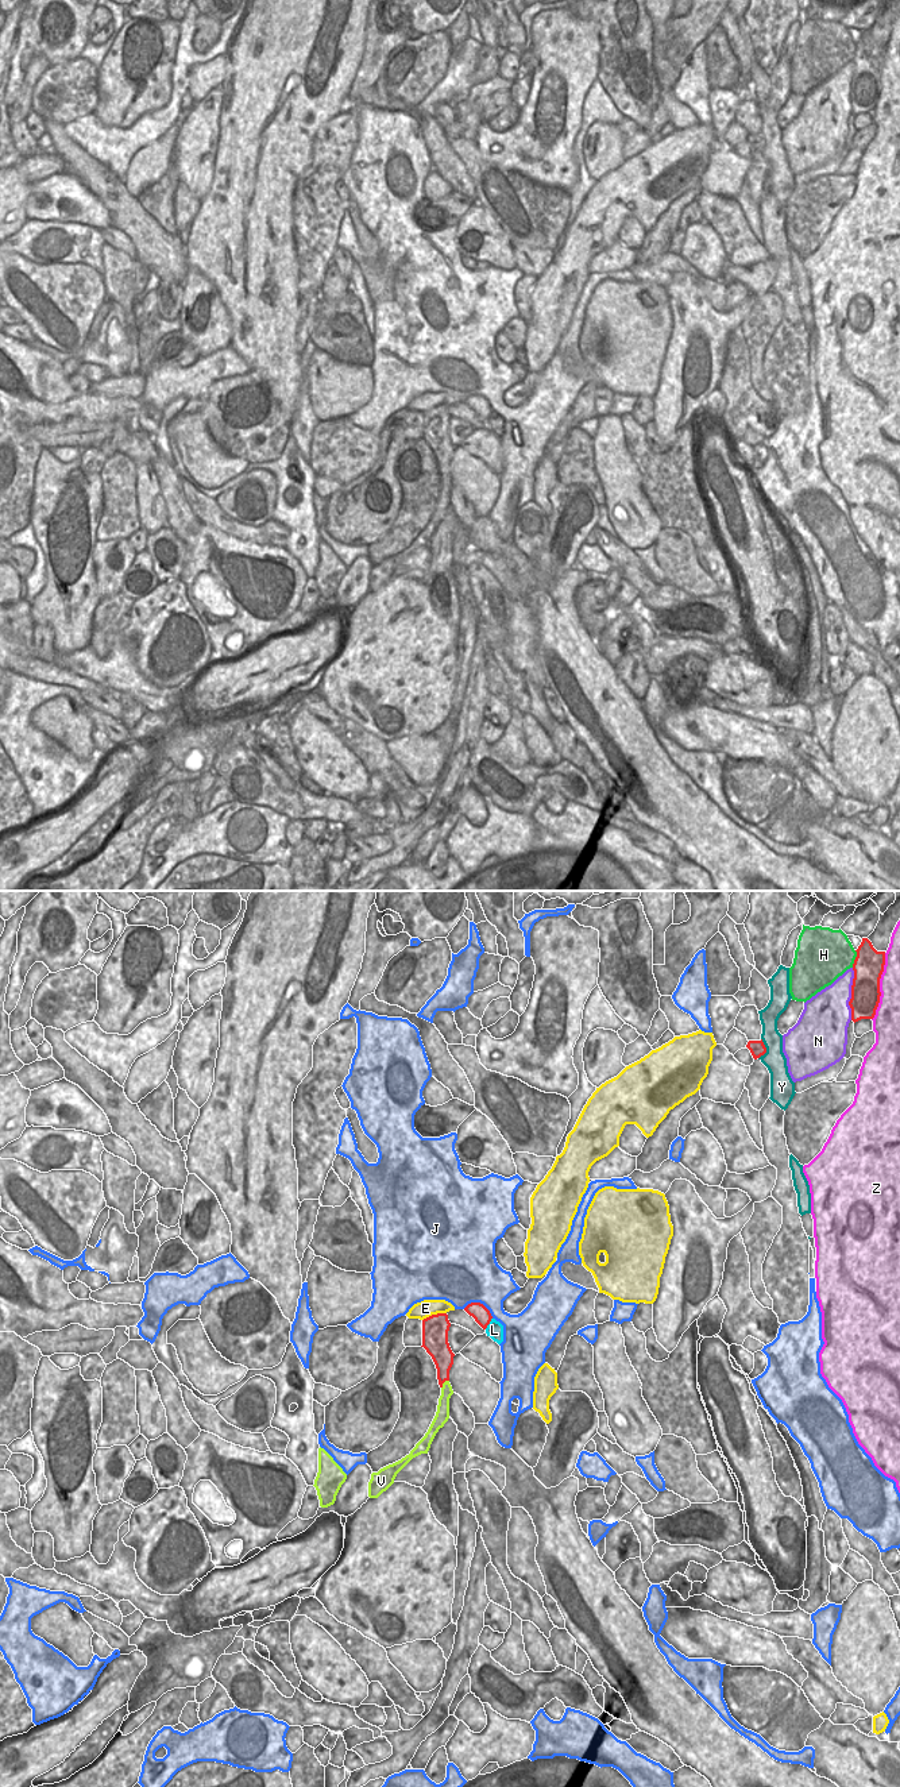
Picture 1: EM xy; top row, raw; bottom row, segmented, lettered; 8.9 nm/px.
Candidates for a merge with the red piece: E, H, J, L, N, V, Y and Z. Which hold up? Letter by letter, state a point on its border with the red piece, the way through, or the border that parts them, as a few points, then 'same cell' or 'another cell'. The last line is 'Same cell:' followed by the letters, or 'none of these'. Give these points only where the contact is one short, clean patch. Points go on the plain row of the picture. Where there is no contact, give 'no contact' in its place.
E: contact xy (433, 408); another cell
H: contact xy (856, 51); another cell
J: contact xy (479, 396); another cell
L: contact xy (489, 416); another cell
N: contact xy (852, 87); another cell
V: contact xy (443, 475); way xy (443, 450), (443, 475), (443, 501); same cell
Y: contact xy (765, 142); border xy (761, 131), (765, 145), (758, 151); another cell
Z: contact xy (879, 80); another cell
Same cell: V

